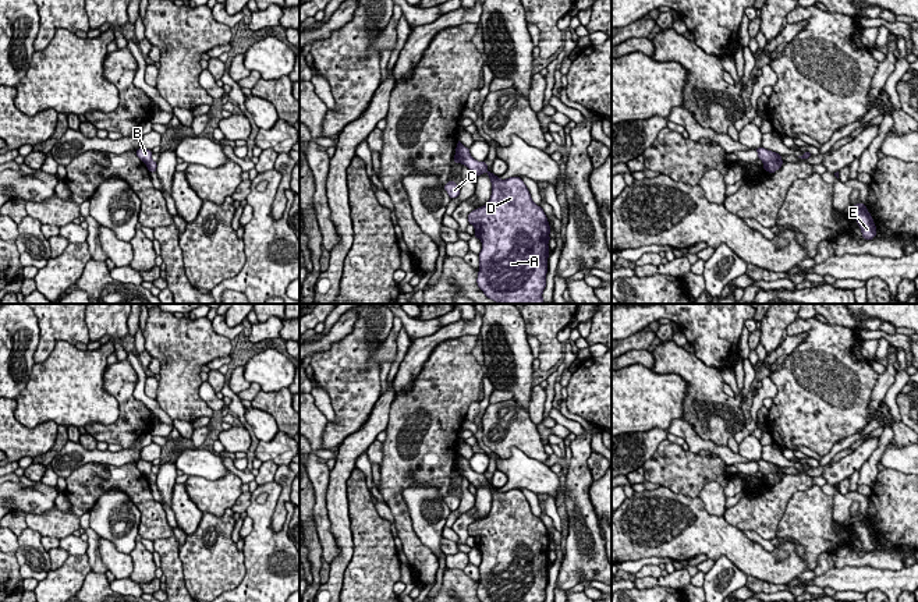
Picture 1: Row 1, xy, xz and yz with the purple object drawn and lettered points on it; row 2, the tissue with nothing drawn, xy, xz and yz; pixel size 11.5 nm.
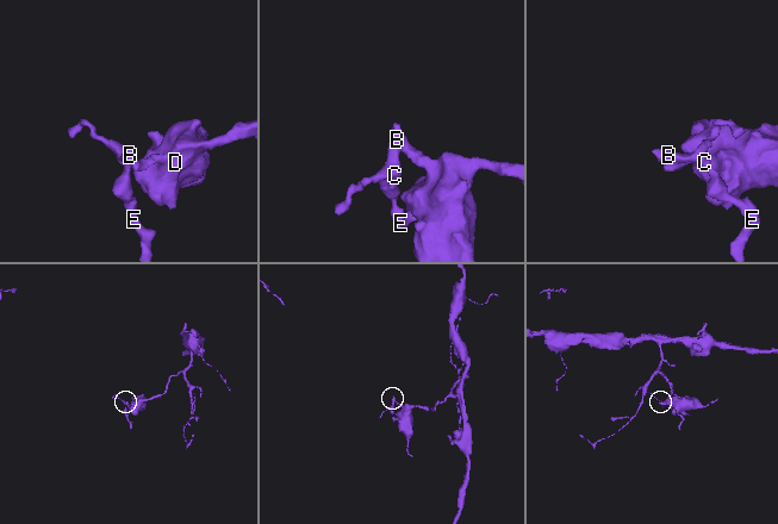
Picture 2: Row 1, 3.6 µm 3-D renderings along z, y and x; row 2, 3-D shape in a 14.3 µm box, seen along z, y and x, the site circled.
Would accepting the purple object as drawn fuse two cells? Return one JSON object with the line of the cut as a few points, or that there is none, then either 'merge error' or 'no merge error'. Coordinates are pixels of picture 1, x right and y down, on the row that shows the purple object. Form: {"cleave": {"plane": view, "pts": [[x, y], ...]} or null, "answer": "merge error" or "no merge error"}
{"cleave": {"plane": "yz", "pts": [[782, 160], [766, 160], [764, 163]]}, "answer": "merge error"}

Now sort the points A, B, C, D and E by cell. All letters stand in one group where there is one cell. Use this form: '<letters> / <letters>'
A D / B C E

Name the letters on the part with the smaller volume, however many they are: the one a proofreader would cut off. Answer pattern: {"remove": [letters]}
{"remove": ["B", "C", "E"]}

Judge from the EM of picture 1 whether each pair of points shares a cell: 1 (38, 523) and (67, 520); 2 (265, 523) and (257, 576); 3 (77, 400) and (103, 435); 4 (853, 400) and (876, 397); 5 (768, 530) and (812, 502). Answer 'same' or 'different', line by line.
1: same
2: same
3: different
4: different
5: different

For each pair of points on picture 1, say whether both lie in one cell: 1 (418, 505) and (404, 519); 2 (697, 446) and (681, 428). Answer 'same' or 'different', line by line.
1: different
2: same

